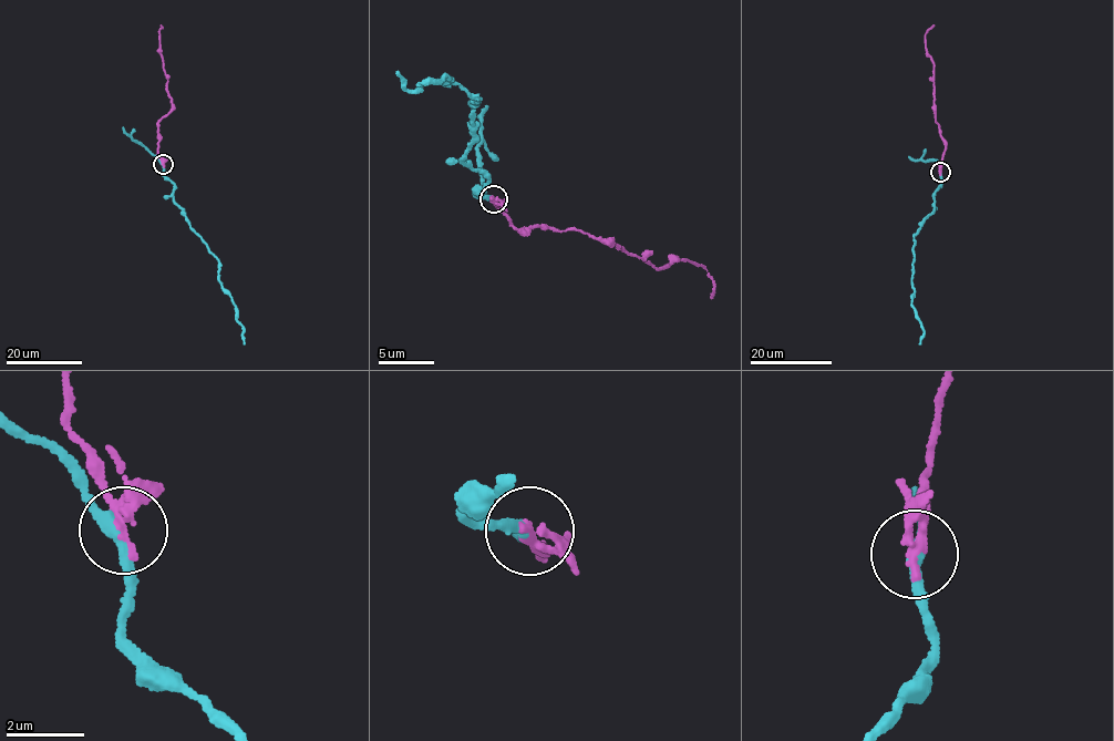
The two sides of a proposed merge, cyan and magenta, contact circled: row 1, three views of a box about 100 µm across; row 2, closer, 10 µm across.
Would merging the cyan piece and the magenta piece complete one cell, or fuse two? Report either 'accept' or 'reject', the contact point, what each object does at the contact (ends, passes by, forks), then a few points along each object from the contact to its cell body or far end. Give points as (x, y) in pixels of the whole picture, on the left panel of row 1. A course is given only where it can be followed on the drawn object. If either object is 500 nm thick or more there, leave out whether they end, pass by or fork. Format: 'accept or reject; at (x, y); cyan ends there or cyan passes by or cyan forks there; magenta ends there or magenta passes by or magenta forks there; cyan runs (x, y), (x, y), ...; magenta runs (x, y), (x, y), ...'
reject; at (163, 164); cyan passes by; magenta passes by; cyan runs (163, 164), (163, 174), (174, 185), (173, 201), (218, 260), (219, 281), (230, 296), (244, 343); magenta runs (163, 164), (157, 154), (158, 123), (172, 104), (160, 48), (161, 24)

